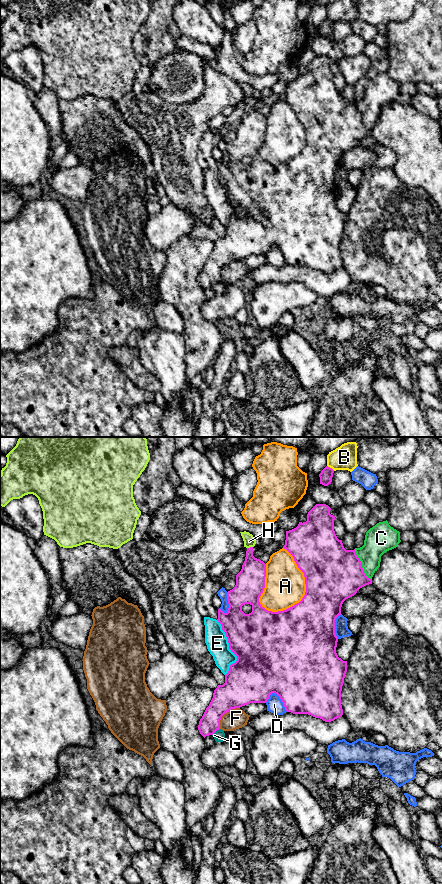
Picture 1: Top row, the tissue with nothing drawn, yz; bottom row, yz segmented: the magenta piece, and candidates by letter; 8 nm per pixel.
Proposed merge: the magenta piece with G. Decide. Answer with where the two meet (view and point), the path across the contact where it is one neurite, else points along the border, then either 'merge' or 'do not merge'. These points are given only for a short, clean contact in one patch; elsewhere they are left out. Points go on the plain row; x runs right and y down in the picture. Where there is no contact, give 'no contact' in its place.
yz (215, 283) | do not merge

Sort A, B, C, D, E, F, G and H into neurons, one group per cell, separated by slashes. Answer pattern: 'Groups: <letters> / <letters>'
Groups: A / B / C / D / E / F / G / H

